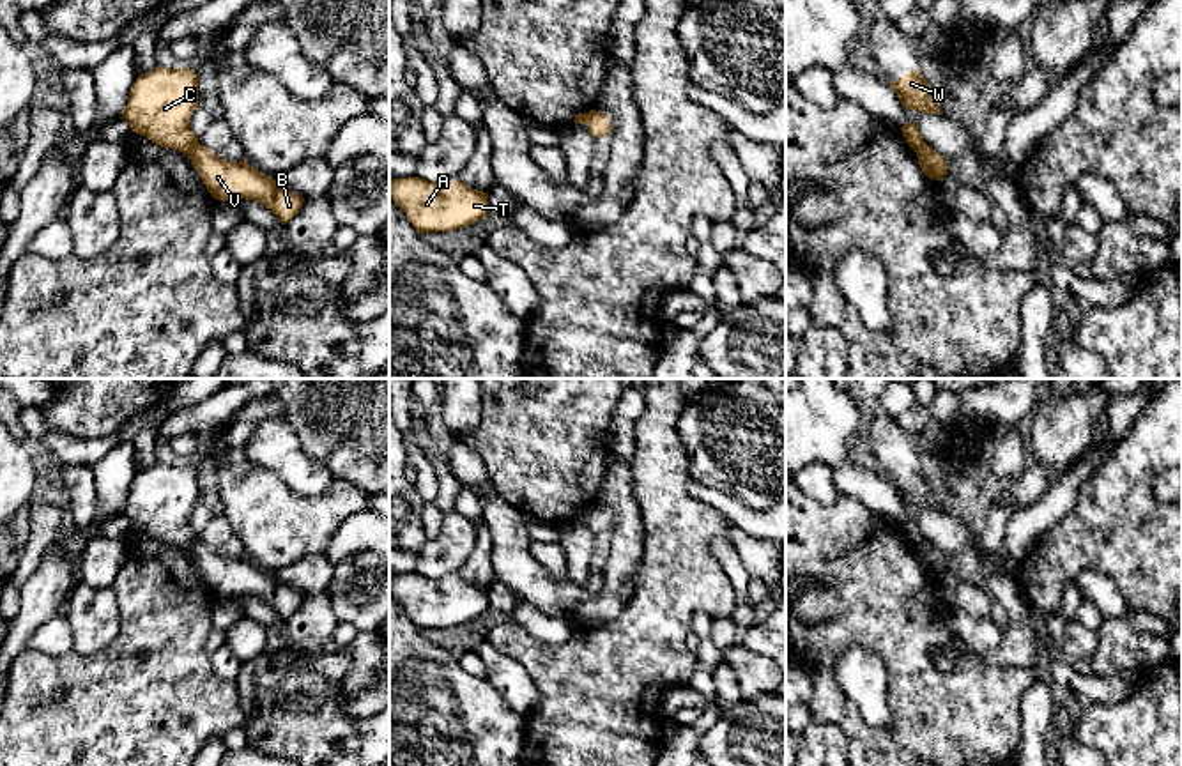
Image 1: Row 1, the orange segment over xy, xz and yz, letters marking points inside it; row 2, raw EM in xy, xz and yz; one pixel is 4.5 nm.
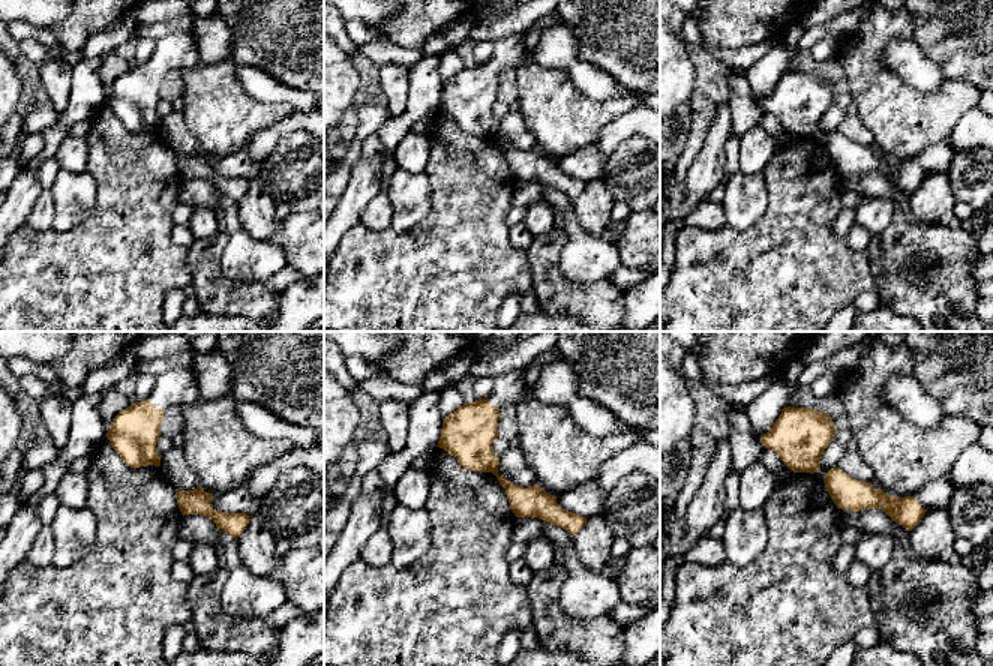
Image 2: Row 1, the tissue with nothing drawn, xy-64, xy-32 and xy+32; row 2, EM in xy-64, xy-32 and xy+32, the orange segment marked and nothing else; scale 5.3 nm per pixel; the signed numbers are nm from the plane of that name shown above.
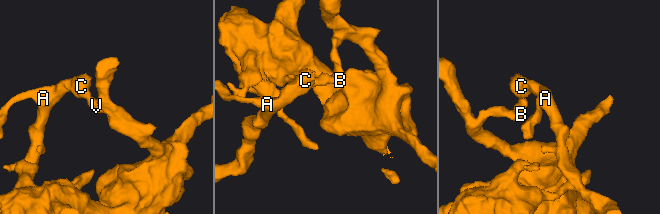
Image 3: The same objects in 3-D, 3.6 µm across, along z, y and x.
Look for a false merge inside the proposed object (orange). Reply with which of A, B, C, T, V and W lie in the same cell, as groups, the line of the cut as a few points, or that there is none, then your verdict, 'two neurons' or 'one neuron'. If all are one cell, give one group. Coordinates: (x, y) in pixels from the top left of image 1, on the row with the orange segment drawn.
A C T W / B V | xy (197, 142), (188, 154) | two neurons

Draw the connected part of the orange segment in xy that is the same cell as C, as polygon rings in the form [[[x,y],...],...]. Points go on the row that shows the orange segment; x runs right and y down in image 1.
[[[156,67],[136,78],[120,119],[156,145],[189,154],[198,143],[189,129],[189,117],[196,108],[196,73],[189,67]]]

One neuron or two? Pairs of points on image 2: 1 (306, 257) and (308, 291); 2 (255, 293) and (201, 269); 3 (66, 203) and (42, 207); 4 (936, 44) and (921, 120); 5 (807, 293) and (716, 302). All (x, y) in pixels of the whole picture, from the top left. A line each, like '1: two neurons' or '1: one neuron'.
1: two neurons
2: one neuron
3: two neurons
4: two neurons
5: one neuron

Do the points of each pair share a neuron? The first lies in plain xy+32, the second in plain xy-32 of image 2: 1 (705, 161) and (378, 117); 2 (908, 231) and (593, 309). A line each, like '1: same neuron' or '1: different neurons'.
1: different neurons
2: same neuron

